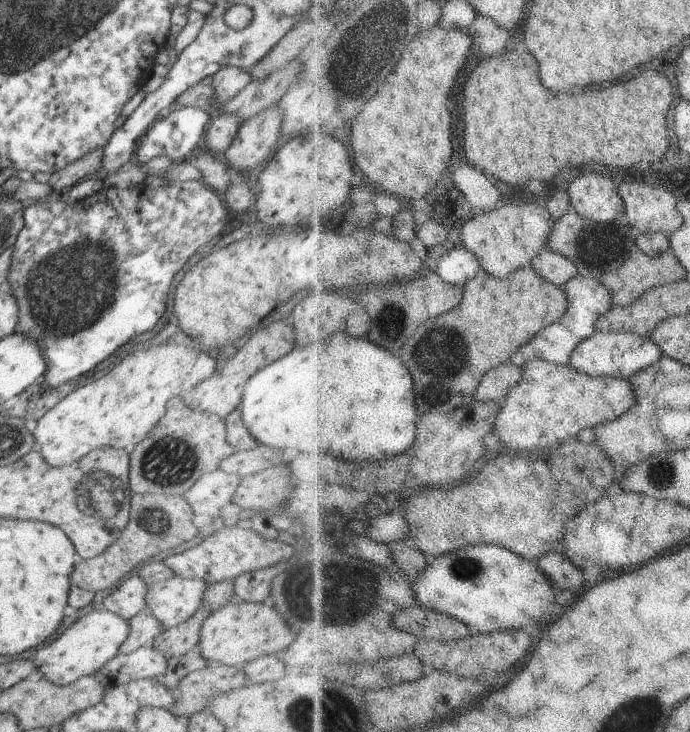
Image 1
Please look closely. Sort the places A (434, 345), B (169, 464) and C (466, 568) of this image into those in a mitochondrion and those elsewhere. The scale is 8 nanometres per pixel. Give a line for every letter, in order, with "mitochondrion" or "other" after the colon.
A: mitochondrion
B: mitochondrion
C: mitochondrion

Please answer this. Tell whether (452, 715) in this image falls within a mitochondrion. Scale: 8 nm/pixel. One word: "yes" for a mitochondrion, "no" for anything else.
no

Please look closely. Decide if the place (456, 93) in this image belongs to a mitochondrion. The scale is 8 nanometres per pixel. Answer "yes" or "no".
no

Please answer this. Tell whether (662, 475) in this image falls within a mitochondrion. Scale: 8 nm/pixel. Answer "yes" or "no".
yes

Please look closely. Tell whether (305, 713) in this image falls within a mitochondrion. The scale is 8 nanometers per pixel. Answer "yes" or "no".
yes

